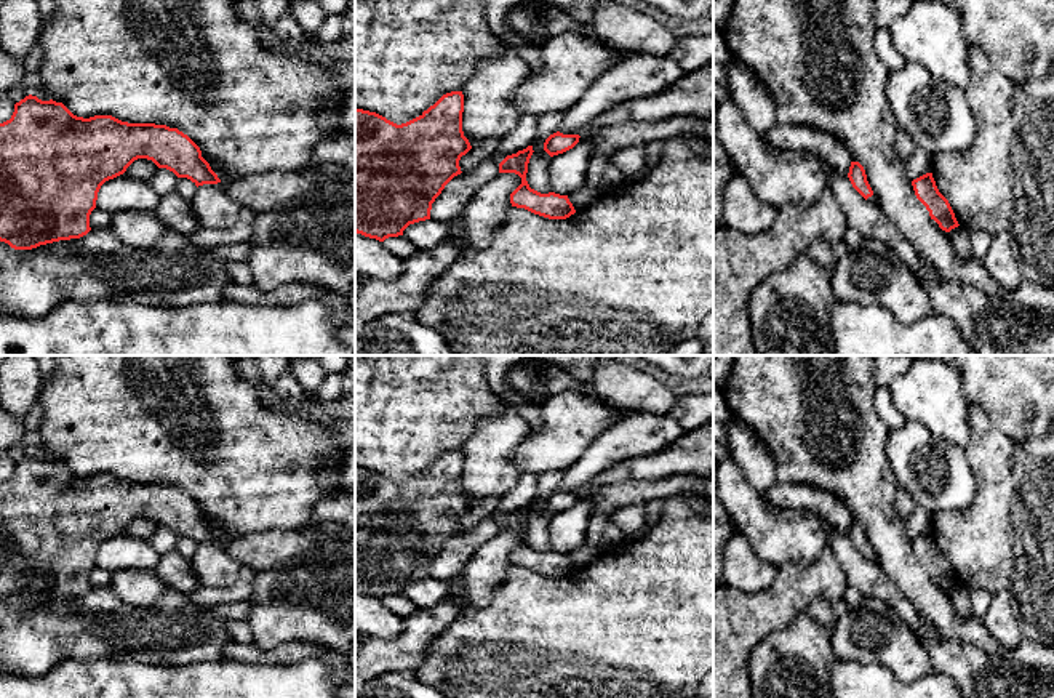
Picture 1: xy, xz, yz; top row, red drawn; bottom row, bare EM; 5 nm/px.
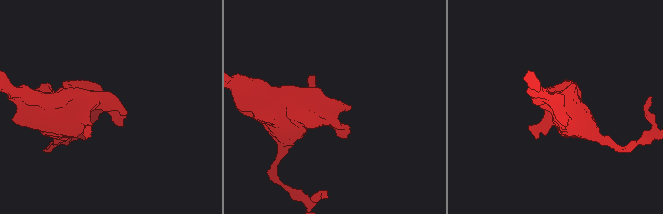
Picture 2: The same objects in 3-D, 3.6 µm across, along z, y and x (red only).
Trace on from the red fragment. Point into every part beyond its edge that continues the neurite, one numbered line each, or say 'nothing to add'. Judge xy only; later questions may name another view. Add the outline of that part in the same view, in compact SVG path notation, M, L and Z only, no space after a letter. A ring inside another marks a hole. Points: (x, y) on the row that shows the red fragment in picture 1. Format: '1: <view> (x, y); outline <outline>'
nothing to add

